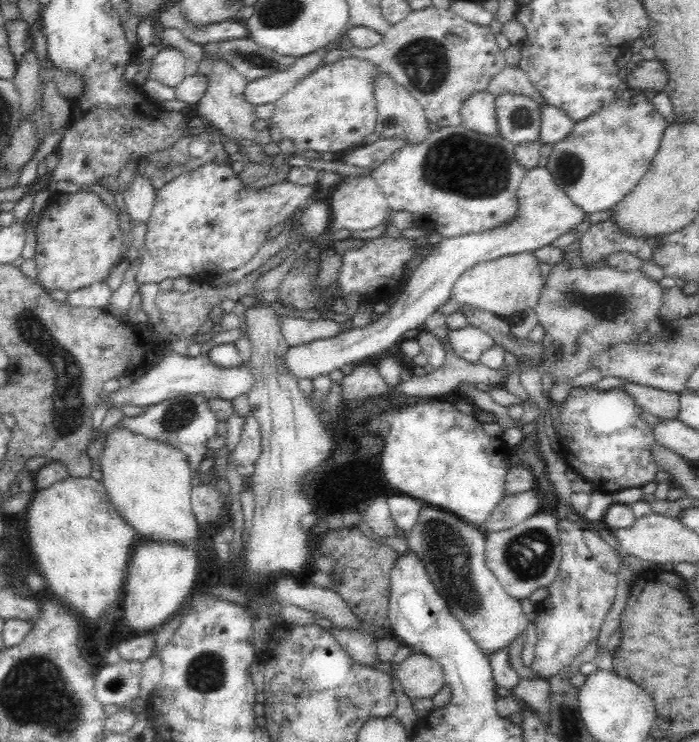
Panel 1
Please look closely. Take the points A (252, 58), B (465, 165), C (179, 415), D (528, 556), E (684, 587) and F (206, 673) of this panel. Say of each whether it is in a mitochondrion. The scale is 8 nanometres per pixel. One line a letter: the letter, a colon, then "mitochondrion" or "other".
A: mitochondrion
B: mitochondrion
C: mitochondrion
D: mitochondrion
E: other
F: mitochondrion

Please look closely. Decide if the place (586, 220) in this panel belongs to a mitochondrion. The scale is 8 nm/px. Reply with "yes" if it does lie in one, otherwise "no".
no

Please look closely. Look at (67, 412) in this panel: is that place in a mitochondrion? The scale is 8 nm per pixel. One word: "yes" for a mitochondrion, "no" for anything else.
yes

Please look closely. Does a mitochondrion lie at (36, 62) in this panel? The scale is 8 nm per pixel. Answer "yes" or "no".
no

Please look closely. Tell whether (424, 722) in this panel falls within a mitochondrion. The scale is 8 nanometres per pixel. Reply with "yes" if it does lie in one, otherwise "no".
no

